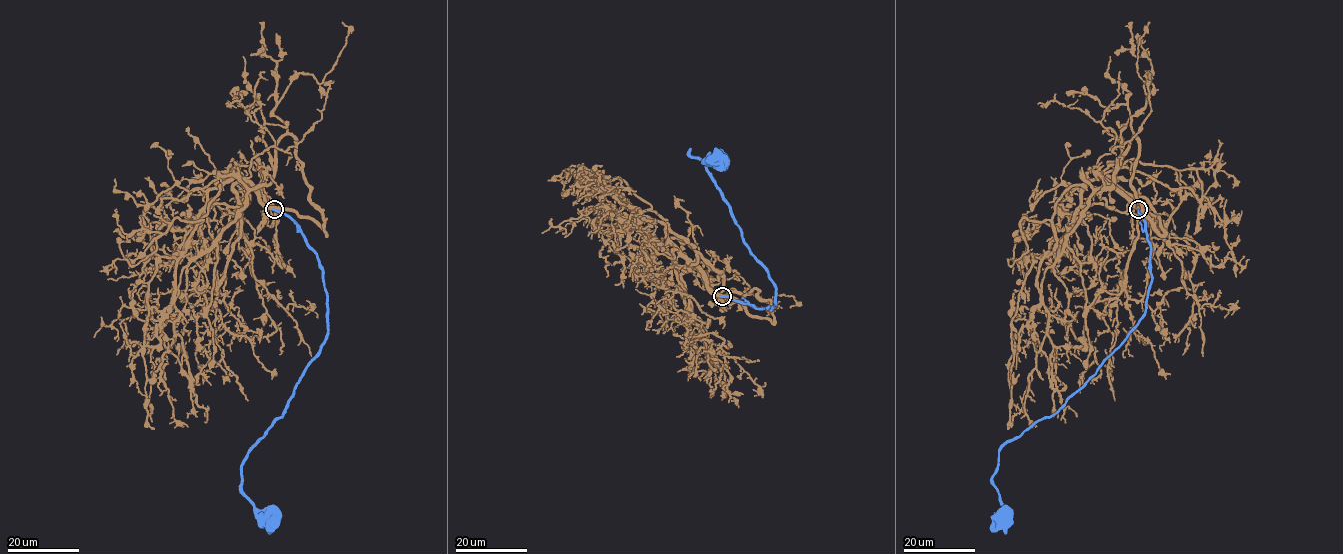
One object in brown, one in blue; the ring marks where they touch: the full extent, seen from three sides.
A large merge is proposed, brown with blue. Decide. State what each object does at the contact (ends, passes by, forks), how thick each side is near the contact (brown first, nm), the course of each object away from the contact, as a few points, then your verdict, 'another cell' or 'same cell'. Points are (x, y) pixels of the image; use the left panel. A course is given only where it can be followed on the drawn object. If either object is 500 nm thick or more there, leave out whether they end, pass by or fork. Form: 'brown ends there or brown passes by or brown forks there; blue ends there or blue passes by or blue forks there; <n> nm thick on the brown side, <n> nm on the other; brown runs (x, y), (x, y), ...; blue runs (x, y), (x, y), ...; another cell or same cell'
550 nm thick on the brown side, 460 nm on the other; brown runs (274, 209), (250, 182), (229, 178), (207, 193), (188, 248), (159, 259), (143, 357), (154, 428); blue runs (274, 209), (296, 224), (322, 271), (327, 338), (285, 412), (241, 466), (244, 496), (268, 524), (270, 518); same cell

